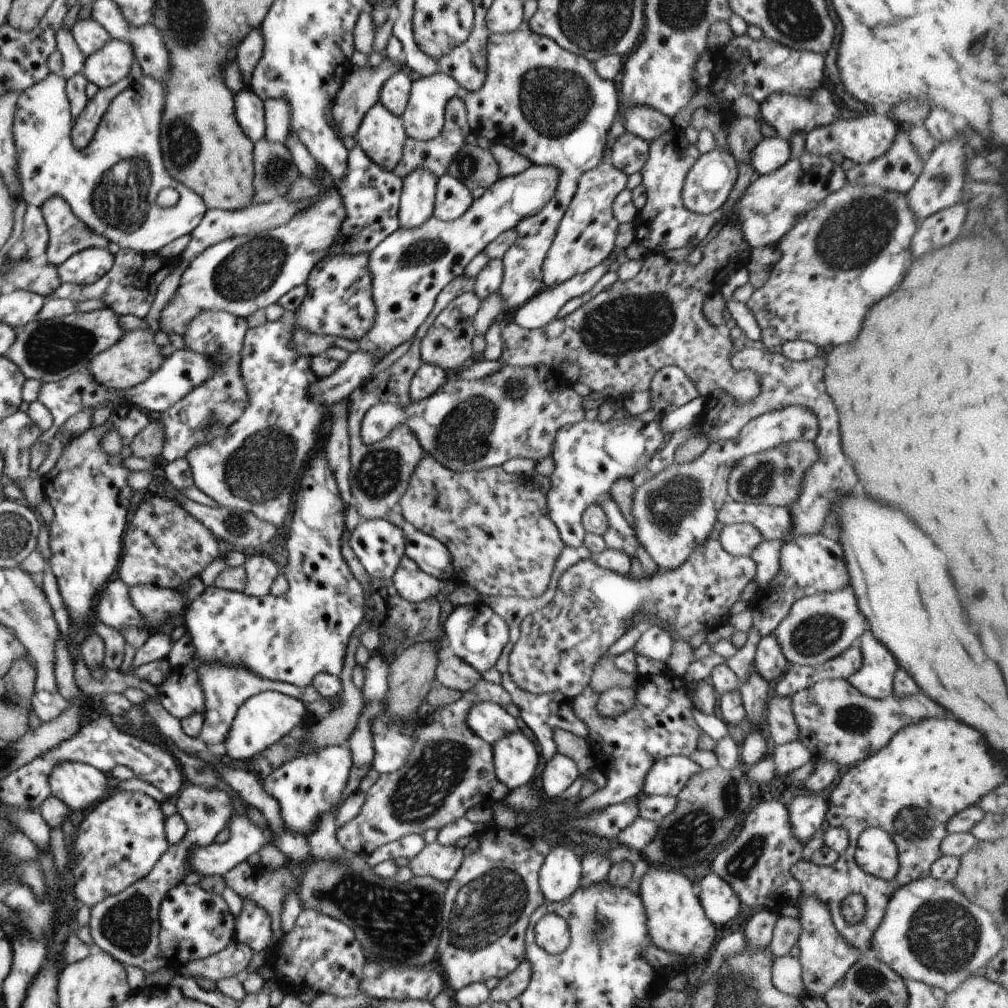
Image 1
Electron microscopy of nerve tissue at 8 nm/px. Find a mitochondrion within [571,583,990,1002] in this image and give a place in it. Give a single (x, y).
(944, 935)

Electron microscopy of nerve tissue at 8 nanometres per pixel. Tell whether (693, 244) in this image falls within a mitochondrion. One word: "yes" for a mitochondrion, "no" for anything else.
no

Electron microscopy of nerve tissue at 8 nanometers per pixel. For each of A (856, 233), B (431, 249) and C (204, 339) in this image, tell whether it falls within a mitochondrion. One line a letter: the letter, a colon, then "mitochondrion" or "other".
A: mitochondrion
B: mitochondrion
C: other

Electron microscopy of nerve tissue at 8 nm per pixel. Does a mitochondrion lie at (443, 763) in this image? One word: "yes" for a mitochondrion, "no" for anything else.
yes

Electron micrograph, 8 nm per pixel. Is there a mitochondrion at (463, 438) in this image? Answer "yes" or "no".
yes

